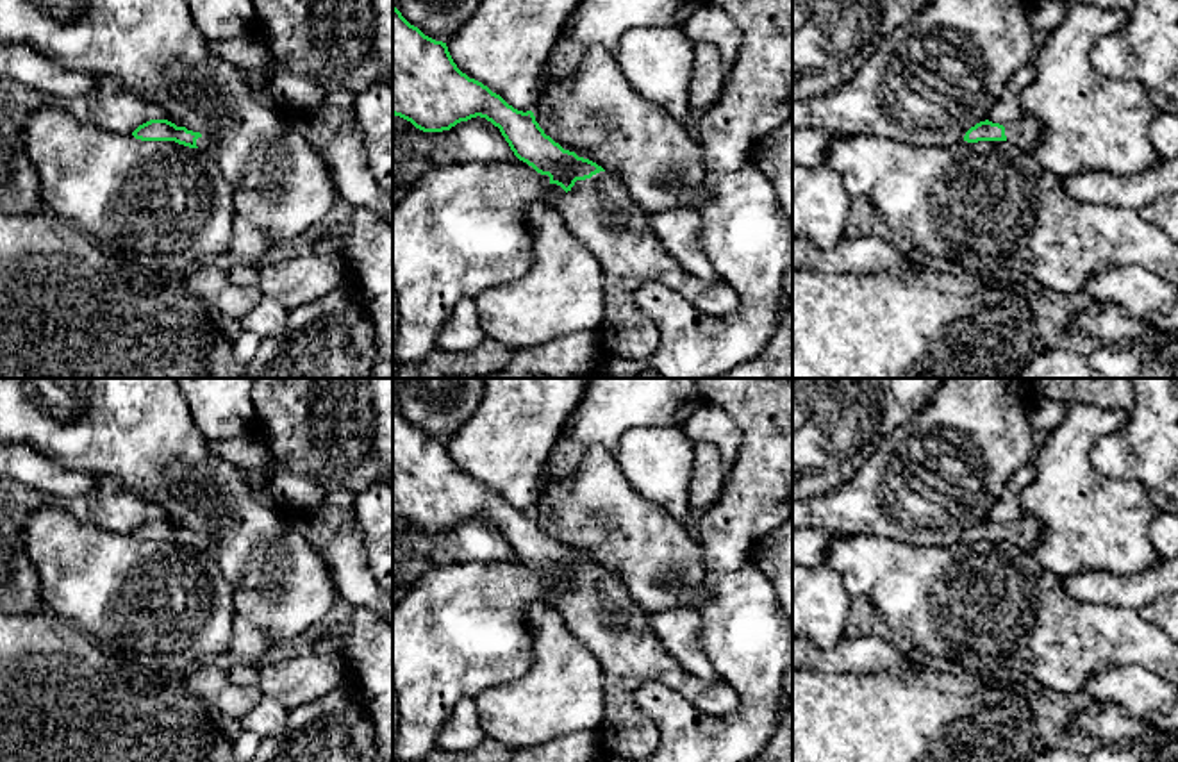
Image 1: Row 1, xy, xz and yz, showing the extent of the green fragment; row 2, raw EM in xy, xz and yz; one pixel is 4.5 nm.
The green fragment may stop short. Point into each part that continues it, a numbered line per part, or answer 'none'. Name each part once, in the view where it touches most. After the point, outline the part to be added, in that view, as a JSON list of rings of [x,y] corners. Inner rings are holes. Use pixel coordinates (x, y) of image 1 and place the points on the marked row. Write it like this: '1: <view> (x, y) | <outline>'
1: xz (600, 213) | [[[600,171],[585,180],[577,180],[569,193],[553,193],[548,203],[562,214],[562,219],[571,236],[580,241],[598,261],[603,271],[603,321],[596,330],[600,335],[600,346],[605,355],[621,357],[634,362],[648,362],[660,344],[660,330],[651,318],[637,307],[637,289],[644,284],[662,284],[682,296],[685,296],[693,307],[710,318],[726,318],[739,311],[739,294],[726,282],[707,284],[689,271],[685,271],[660,244],[655,236],[648,211],[639,207],[626,187],[607,171]]]

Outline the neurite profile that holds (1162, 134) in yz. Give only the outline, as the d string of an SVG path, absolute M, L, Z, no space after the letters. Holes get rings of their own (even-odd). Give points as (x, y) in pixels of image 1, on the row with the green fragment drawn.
M1157 112L1148 137L1160 161L1178 159L1178 114Z

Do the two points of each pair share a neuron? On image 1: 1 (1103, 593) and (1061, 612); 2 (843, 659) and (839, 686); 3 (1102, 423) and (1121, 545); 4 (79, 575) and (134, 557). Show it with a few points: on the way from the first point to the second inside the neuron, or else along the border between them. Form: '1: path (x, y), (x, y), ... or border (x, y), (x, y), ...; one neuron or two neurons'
1: border (1062, 579), (1062, 588), (1078, 600), (1125, 607); two neurons
2: border (811, 668), (839, 673), (884, 673); two neurons
3: path (1078, 454), (1078, 502), (1091, 514); one neuron
4: path (93, 575), (116, 575), (120, 571); one neuron

